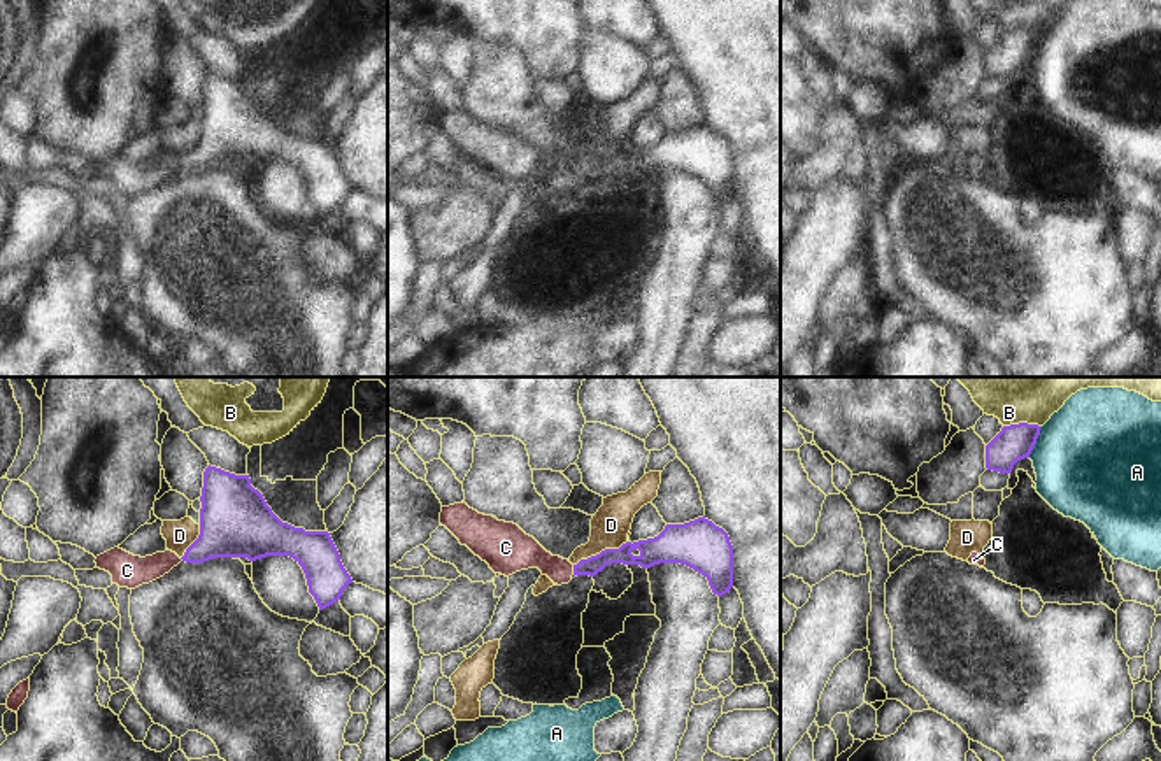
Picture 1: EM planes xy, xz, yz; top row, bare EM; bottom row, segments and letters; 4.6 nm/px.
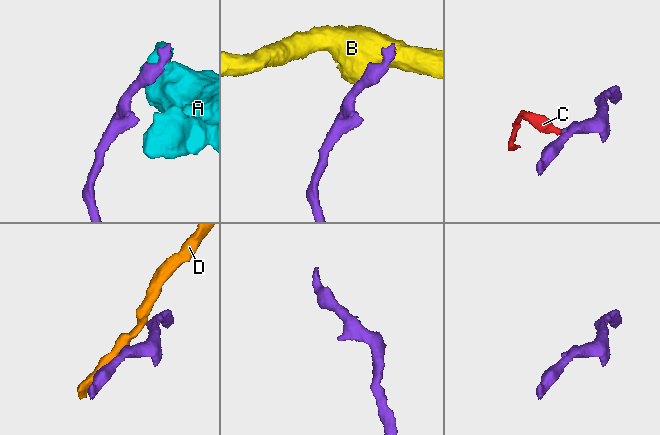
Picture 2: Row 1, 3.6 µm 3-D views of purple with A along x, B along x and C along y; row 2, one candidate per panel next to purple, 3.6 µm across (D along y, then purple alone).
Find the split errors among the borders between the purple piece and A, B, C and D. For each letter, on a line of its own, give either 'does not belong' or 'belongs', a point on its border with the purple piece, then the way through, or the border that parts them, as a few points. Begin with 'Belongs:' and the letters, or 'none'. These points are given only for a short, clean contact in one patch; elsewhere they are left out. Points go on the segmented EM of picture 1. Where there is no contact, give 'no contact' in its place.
Belongs: C
A: does not belong; meets purple in yz at (1035, 442)
B: does not belong; meets purple in yz at (1021, 423)
C: belongs; meets purple in xz at (574, 570); runs through xz (590, 567), (574, 570), (558, 570), (523, 551)
D: does not belong; meets purple in xz at (602, 551); border along xz (626, 540), (618, 547), (605, 547), (581, 558), (574, 565)

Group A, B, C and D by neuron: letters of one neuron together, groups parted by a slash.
A / B / C / D

